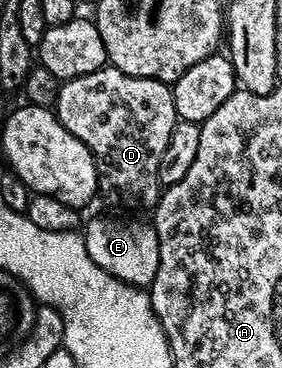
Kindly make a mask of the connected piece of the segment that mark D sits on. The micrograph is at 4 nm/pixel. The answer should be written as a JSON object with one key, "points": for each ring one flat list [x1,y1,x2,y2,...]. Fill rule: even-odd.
{"points":[[106,66,64,81,57,91,55,111,61,125,91,150,97,162,100,199,121,208,149,210,156,205,163,188,157,177,159,158,167,150,171,130,179,119,170,85]]}

